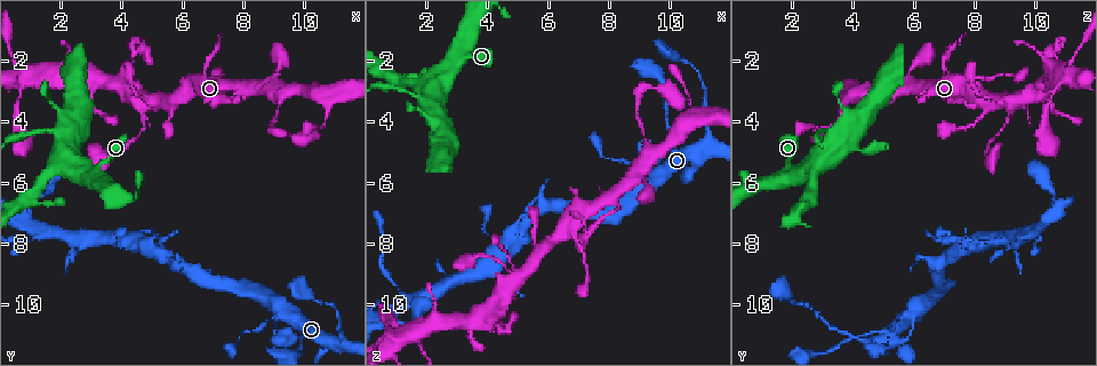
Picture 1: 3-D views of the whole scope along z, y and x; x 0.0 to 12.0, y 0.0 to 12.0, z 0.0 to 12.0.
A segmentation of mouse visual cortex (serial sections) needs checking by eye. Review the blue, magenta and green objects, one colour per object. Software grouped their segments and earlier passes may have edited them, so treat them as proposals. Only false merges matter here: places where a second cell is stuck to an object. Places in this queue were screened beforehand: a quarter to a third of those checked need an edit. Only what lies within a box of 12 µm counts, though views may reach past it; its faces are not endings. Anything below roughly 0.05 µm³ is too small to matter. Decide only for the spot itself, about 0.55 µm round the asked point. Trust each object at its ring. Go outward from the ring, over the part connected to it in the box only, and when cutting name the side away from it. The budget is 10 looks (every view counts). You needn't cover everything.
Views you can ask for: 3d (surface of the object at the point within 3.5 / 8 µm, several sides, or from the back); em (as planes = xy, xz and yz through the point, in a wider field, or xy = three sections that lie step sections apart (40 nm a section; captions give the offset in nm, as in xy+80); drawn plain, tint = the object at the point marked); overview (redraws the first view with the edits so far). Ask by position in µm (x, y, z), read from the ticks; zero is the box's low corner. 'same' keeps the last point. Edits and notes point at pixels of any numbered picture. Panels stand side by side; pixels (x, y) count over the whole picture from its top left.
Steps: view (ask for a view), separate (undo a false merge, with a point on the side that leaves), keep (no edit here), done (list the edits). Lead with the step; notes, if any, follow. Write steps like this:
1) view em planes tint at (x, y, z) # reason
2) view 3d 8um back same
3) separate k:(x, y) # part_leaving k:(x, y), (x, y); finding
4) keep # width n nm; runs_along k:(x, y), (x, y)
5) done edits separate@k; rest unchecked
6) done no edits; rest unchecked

view 3d 8um at (11.3, 11.1, 4.0) # thick turns thin

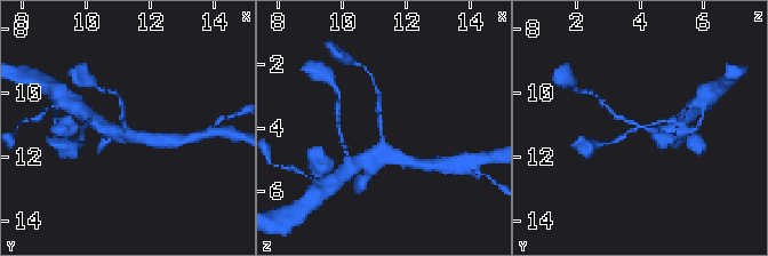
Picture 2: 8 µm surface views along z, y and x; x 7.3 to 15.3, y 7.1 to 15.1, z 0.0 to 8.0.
view em xy step 3 tint at (11.2, 11.1, 4.0)

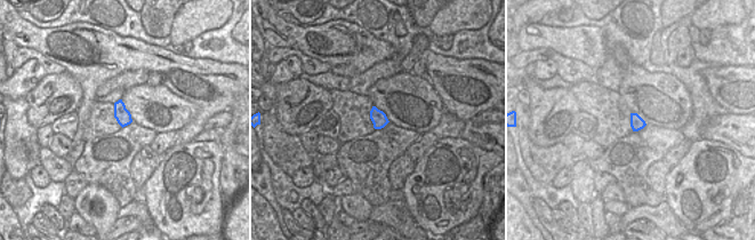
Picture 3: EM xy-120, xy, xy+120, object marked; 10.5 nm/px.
keep # width 160 nm; runs_along 2:(669, 133), (641, 128), (612, 112); all the same cell

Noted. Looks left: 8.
view 3d 3.5um at (6.9, 2.6, 8.1)

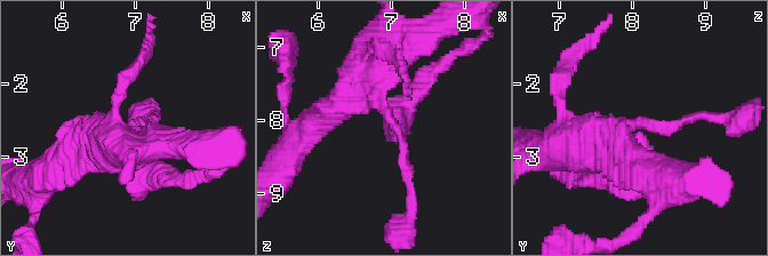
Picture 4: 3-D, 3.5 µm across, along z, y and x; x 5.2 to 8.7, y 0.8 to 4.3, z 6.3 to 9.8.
view em planes tint at (7.00, 2.60, 8.00)

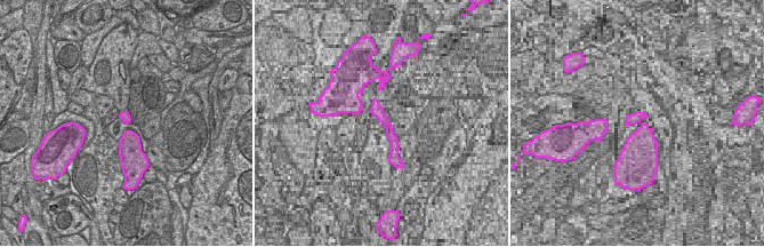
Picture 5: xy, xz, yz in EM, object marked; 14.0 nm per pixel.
keep # runs_along 4:(112, 146), (134, 125), (154, 178); all the same cell

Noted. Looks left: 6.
view 3d 3.5um back at (9.2, 3.5, 4.5) # thick turns thin

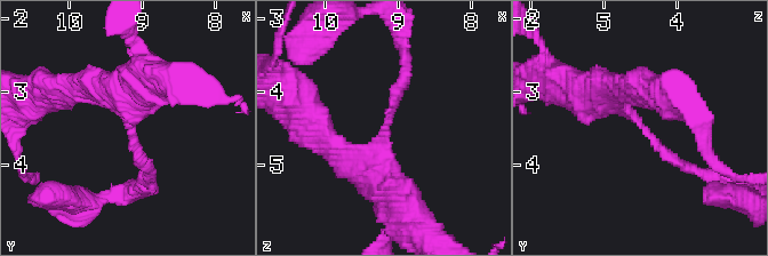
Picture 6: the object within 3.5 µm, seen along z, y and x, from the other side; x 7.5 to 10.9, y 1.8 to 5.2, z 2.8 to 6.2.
view em xy step 1 tint at (9.15, 3.50, 4.40) # arm_widths 150, 400 nm

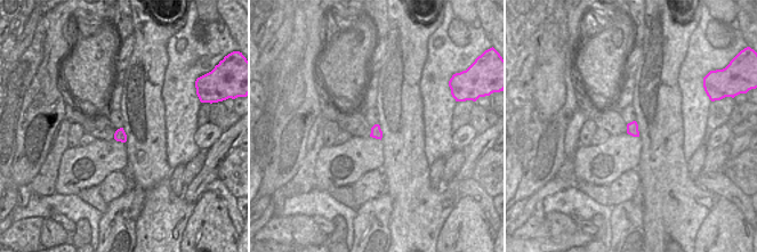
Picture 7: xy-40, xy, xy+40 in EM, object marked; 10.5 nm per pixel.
keep # runs_along 6:(586, 95), (625, 109), (674, 161), (701, 172); one cell here

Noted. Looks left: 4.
view 3d 8um at (1.0, 7.8, 9.3) # a narrow waist

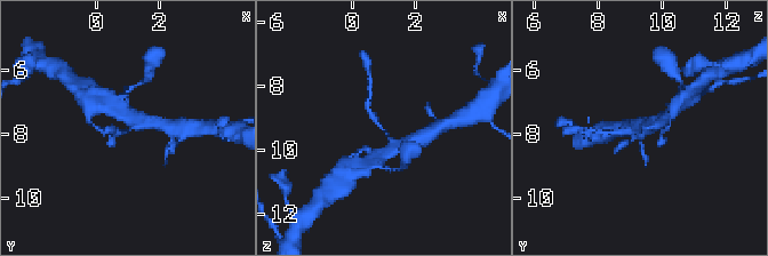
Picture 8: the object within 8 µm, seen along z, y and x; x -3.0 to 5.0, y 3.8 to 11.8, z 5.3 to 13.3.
view 3d 3.5um at (1.0, 7.8, 9.4) # closer look

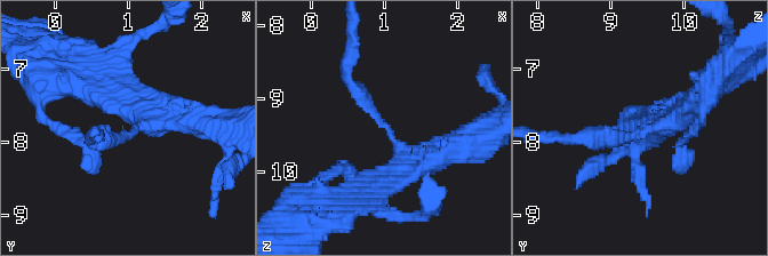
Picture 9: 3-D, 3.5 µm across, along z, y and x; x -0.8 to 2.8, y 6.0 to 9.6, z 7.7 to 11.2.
view em xy step 1 tint at (1.10, 7.85, 9.45) # arm_widths 200, 300 nm; shape alone is not enough

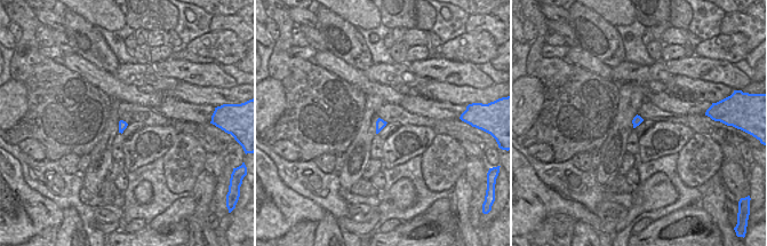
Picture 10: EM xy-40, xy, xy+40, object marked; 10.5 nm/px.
keep # runs_along 9:(442, 152), (414, 165), (348, 71); one cell here

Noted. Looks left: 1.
done no edits; rest unchecked

